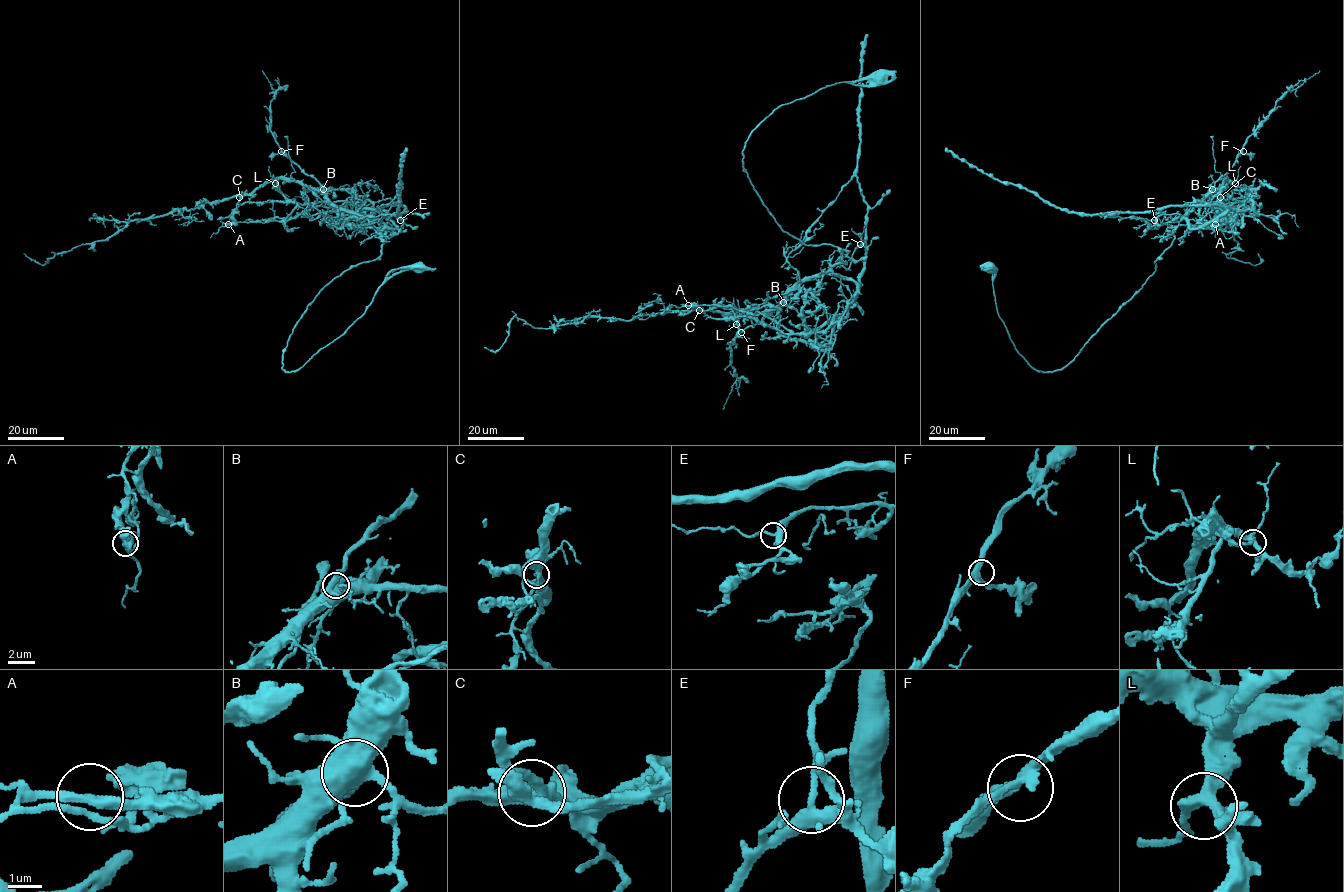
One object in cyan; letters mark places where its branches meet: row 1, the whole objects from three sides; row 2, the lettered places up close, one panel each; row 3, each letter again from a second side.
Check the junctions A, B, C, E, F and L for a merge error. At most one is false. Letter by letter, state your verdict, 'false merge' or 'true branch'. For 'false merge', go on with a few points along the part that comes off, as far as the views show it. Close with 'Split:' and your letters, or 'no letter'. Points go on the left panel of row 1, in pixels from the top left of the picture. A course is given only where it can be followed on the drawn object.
A: false merge; course (228, 223), (287, 221), (345, 202), (370, 201), (372, 210), (403, 205), (407, 212), (396, 214), (407, 149)
B: true branch
C: true branch
E: true branch
F: true branch
L: true branch
Split: A

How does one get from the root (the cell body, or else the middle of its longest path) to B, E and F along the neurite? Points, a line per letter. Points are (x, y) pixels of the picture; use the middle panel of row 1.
B: (877, 82), (781, 105), (746, 142), (743, 168), (775, 222), (806, 245), (837, 246), (846, 263), (783, 302)
E: (877, 82), (779, 105), (742, 152), (785, 231), (841, 251), (846, 264), (830, 268), (847, 268), (860, 244)
F: (877, 82), (781, 105), (746, 142), (775, 222), (846, 264), (741, 332)

